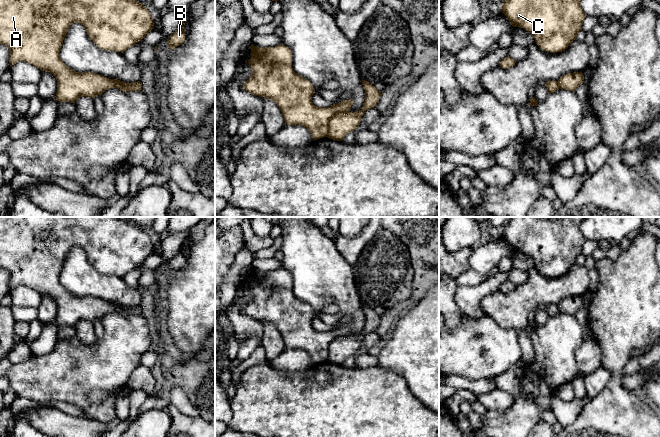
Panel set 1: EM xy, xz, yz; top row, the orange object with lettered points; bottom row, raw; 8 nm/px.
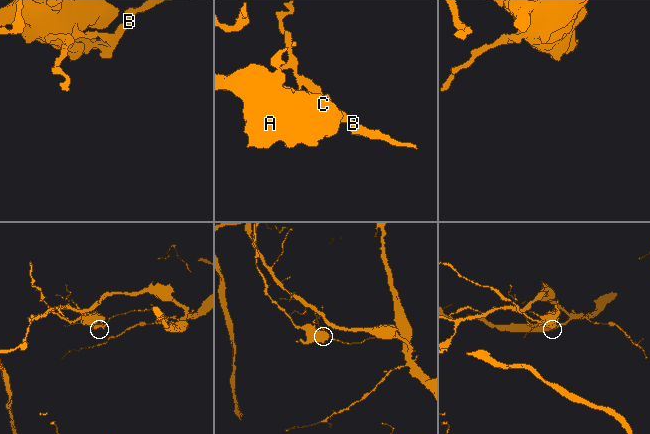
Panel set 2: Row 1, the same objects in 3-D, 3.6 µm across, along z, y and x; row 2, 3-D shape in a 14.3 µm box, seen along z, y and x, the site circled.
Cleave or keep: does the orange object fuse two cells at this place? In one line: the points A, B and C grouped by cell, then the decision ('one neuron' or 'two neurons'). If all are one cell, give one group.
groups A C / B; two neurons

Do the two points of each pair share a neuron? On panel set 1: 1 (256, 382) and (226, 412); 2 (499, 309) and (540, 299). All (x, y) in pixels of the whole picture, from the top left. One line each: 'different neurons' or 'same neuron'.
1: different neurons
2: same neuron

